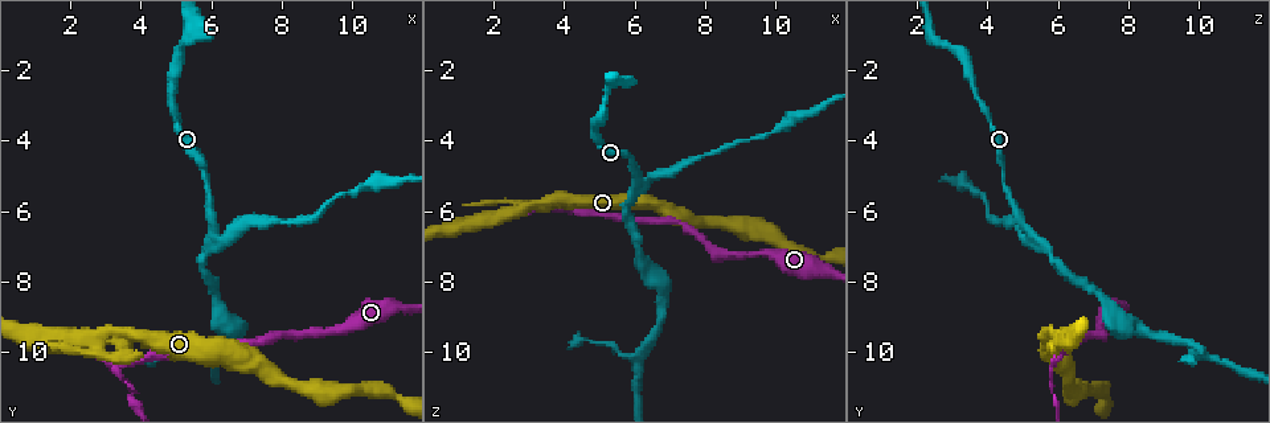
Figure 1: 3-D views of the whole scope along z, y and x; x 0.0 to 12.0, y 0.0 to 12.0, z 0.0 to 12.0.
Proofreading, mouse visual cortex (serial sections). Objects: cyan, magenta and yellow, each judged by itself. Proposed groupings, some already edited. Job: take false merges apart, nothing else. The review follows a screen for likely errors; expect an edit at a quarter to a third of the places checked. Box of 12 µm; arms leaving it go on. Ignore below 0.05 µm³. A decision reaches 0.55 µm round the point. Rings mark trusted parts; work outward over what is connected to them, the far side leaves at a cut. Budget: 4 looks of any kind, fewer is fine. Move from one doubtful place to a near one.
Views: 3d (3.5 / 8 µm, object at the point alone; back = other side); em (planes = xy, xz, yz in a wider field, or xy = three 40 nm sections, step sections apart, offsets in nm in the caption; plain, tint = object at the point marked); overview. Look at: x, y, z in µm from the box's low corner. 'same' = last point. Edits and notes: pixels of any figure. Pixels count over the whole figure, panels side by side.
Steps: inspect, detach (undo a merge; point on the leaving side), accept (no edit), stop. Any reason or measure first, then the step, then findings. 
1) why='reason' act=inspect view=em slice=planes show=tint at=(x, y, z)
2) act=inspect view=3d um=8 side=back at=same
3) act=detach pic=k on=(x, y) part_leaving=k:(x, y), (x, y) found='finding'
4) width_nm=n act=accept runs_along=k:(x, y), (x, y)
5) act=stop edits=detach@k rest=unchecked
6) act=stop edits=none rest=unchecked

why='a fork' act=inspect view=3d um=3.5 side=back at=(5.4, 1.0, 2.4)

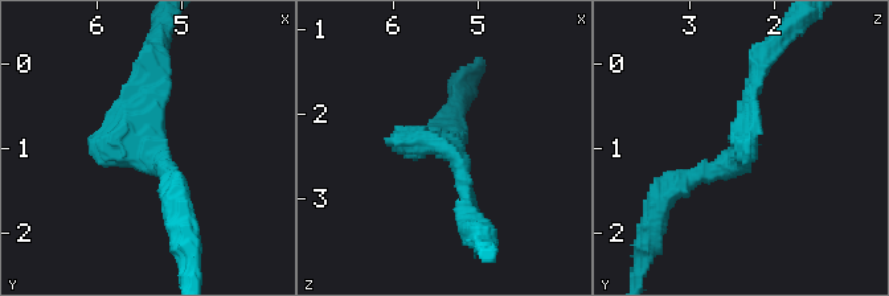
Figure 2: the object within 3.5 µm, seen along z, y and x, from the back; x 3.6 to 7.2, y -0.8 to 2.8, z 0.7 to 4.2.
why='shape alone is not enough' act=inspect view=em slice=xy step=2 show=tint at=(5.40, 0.95, 2.40)

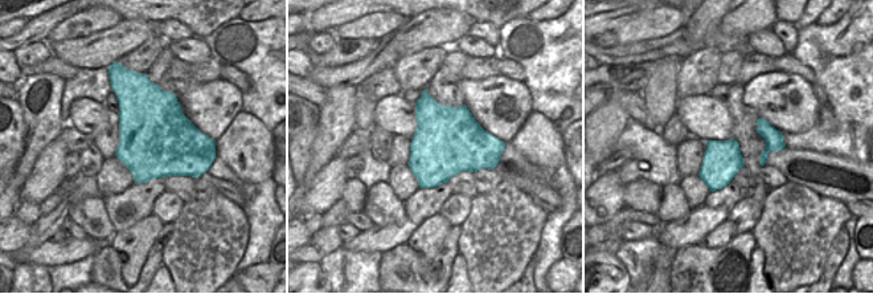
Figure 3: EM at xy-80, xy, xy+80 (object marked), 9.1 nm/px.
width_nm=600 act=accept runs_along=2:(675, 186), (742, 146), (760, 65) found='one cell here'

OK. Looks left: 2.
why='narrows sharply' act=inspect view=3d um=3.5 side=back at=(3.5, 10.5, 5.8)

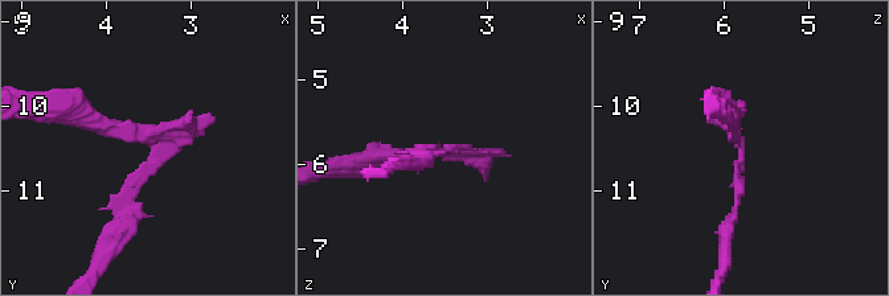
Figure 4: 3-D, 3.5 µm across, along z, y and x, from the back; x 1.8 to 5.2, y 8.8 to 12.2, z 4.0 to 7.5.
why='now the EM' act=inspect view=em slice=planes show=tint at=(3.45, 10.55, 5.80)

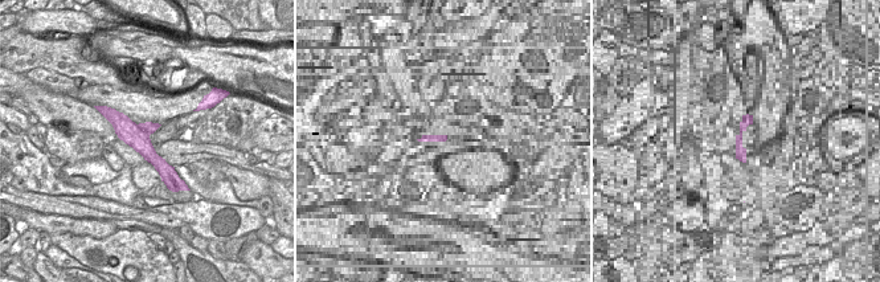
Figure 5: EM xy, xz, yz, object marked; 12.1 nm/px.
act=detach pic=4 on=(737, 179) part_leaving=4:(736, 135), (738, 204), (725, 231) found='two cells meet here'

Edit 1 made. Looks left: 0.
act=stop edits=detach@4 rest=unchecked

